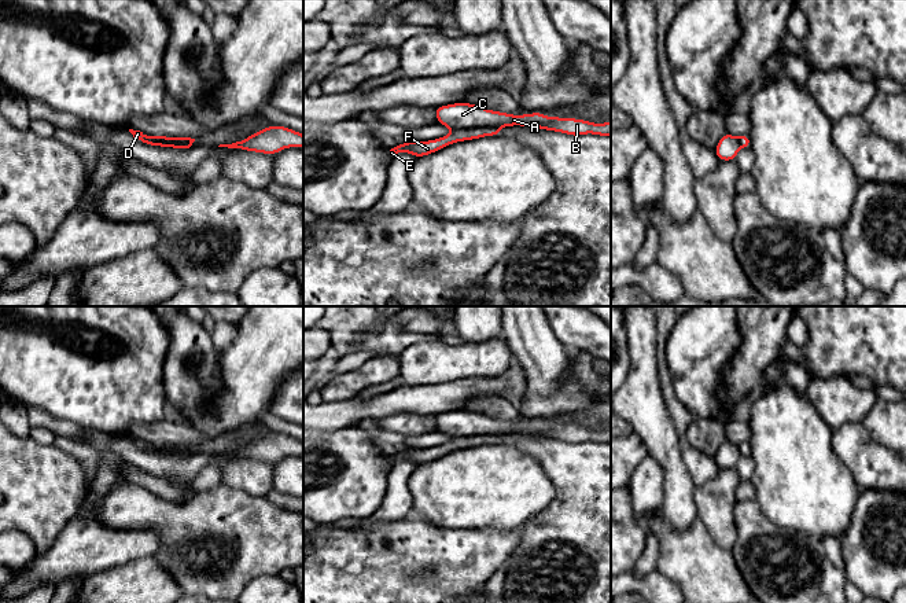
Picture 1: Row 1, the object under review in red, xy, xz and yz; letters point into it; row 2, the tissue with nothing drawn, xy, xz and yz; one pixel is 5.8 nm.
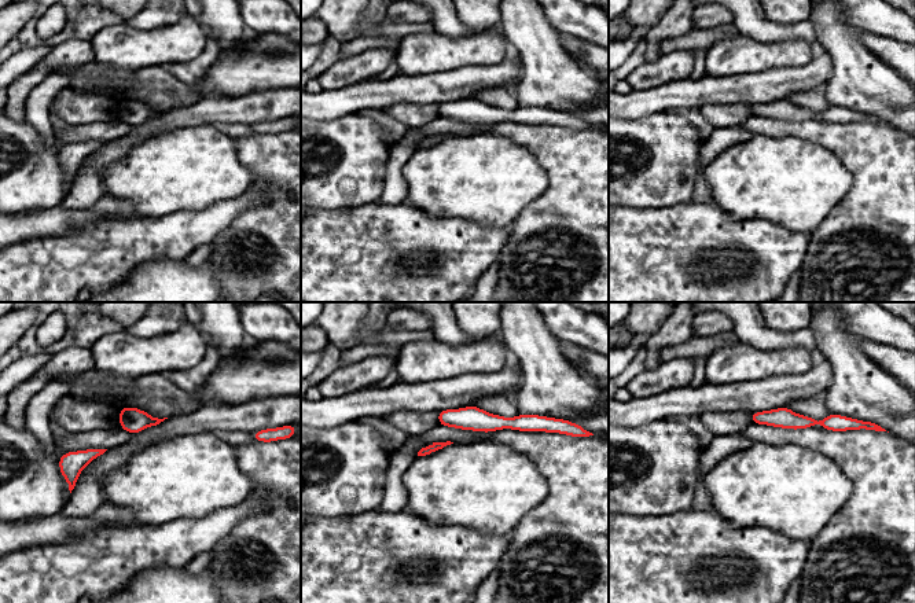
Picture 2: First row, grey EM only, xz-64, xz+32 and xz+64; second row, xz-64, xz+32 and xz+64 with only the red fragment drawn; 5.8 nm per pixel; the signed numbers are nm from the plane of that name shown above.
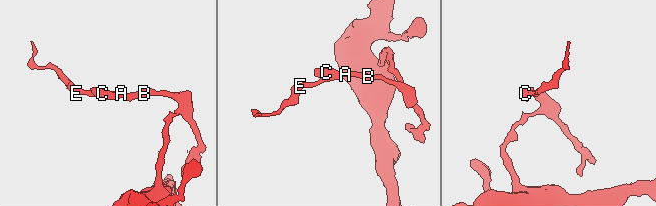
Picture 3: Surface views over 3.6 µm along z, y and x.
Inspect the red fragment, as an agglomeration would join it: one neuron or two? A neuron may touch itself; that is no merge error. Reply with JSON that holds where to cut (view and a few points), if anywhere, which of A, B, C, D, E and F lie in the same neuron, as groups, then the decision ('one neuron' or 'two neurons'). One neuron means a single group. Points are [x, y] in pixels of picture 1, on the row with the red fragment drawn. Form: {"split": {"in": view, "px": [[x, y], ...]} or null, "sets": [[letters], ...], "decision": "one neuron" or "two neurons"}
{"split": {"in": "xz", "px": [[498, 127], [468, 127], [453, 131]]}, "sets": [["A", "B", "C", "D"], ["E", "F"]], "decision": "two neurons"}

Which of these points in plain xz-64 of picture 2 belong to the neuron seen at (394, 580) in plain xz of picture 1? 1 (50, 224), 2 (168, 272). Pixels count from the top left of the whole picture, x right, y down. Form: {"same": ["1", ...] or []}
{"same": []}

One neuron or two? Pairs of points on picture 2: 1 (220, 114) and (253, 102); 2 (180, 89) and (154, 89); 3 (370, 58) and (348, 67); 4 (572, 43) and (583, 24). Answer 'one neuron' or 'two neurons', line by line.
1: one neuron
2: one neuron
3: one neuron
4: two neurons

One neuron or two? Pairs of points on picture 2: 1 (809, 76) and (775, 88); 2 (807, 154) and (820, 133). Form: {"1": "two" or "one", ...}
{"1": "one", "2": "two"}

